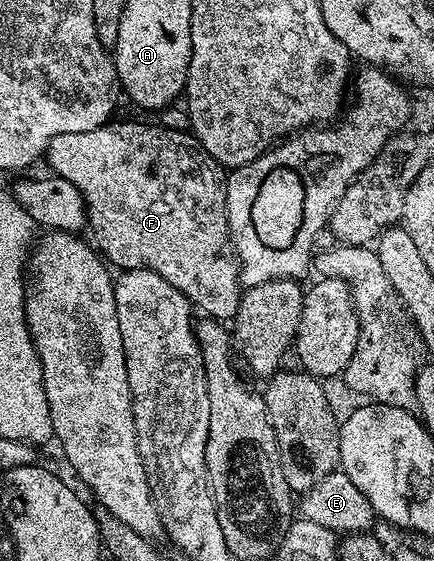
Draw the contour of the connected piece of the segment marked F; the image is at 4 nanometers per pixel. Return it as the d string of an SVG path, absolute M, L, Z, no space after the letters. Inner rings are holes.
M116 119L107 125L98 127L97 129L87 129L86 131L74 131L73 133L59 133L58 135L54 135L54 139L50 139L50 143L46 150L46 162L47 161L49 167L52 168L49 170L51 170L55 176L66 179L66 183L74 183L74 187L78 187L78 191L84 200L84 212L86 214L87 228L89 230L92 228L92 237L90 236L91 244L95 246L100 256L104 258L105 262L107 262L109 266L115 267L115 265L117 265L117 270L120 271L127 271L129 269L149 269L150 271L154 271L158 275L162 275L162 279L166 279L166 283L170 283L174 287L178 287L178 291L182 291L182 295L186 295L188 300L192 302L193 306L195 306L199 312L200 309L204 312L201 314L203 314L205 318L215 319L221 323L231 322L233 318L235 318L238 307L240 306L242 286L240 284L240 266L235 256L233 256L230 252L230 242L228 240L228 216L226 215L226 187L228 186L228 178L226 176L226 169L225 166L216 162L216 154L208 153L204 150L200 140L198 140L191 132L185 131L185 133L183 133L180 129L167 129L164 125L147 125L144 121L120 122L119 119Z

